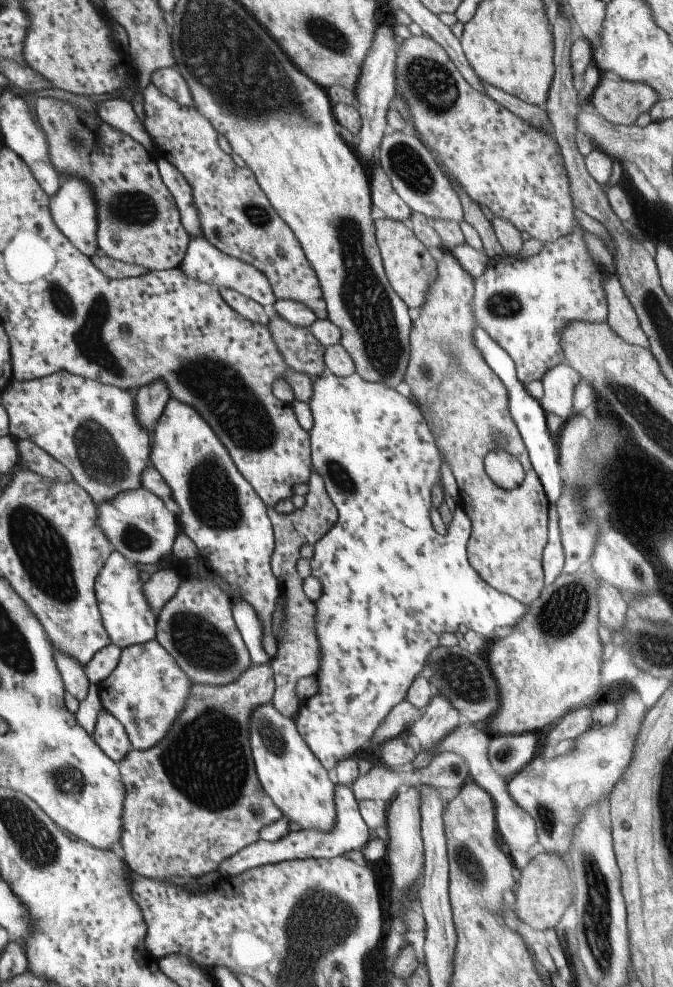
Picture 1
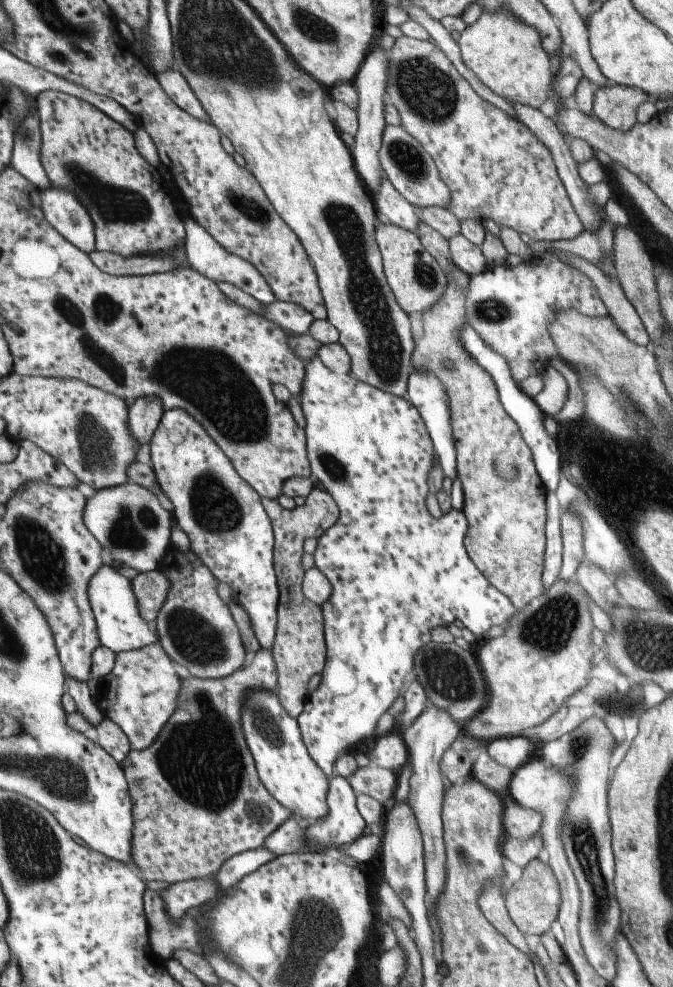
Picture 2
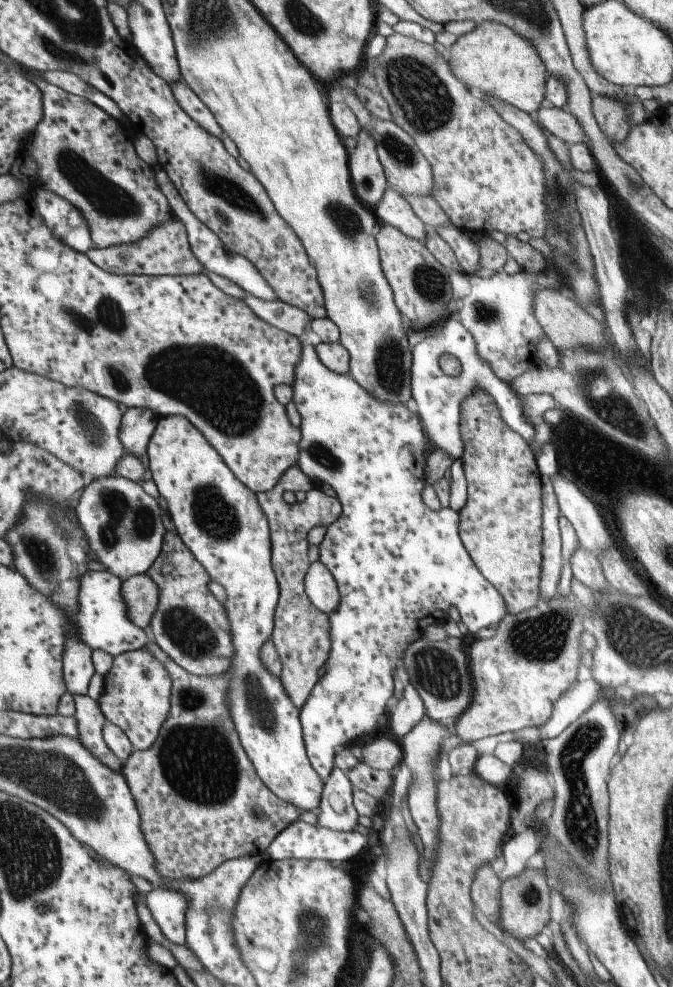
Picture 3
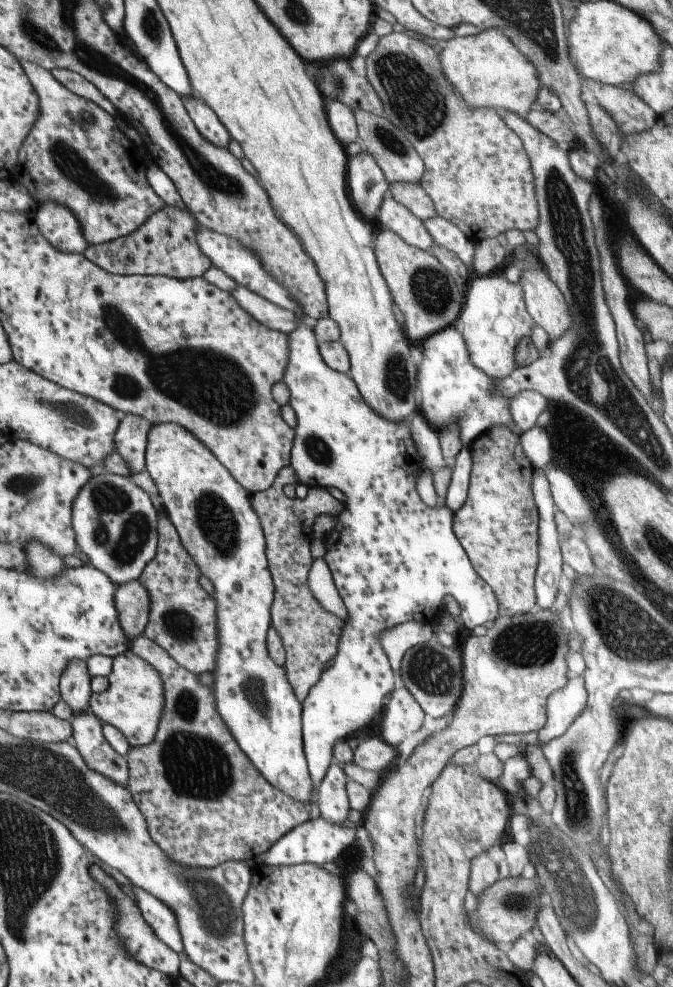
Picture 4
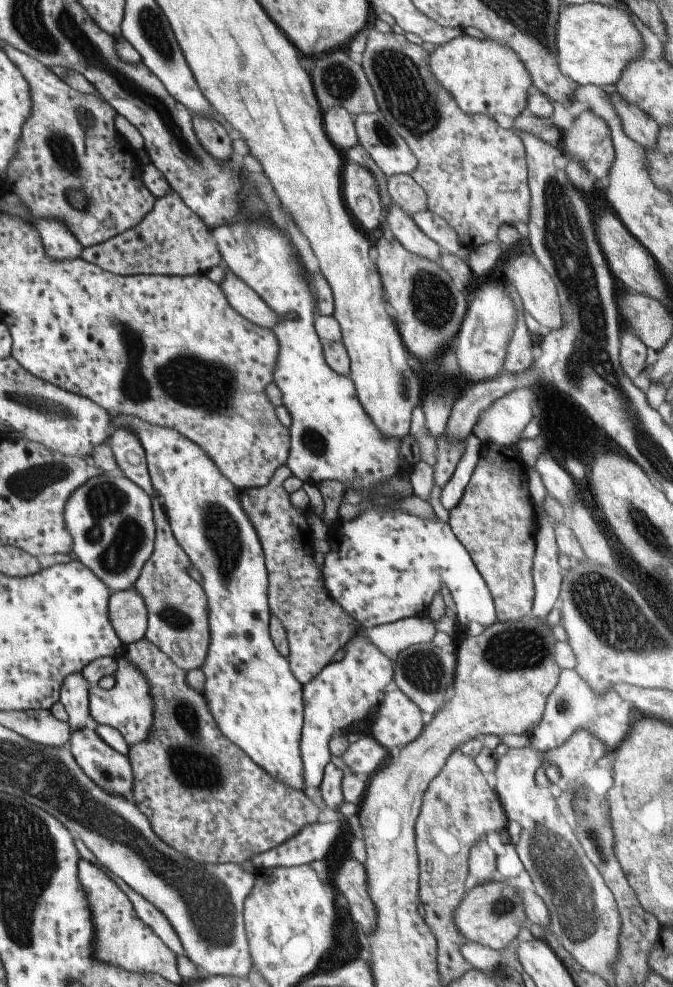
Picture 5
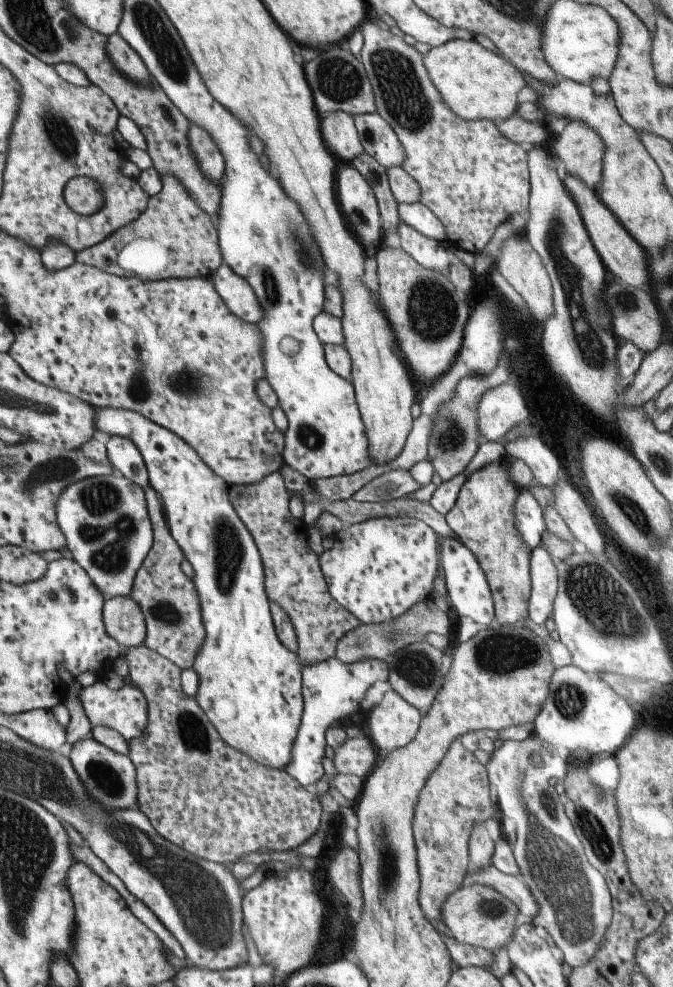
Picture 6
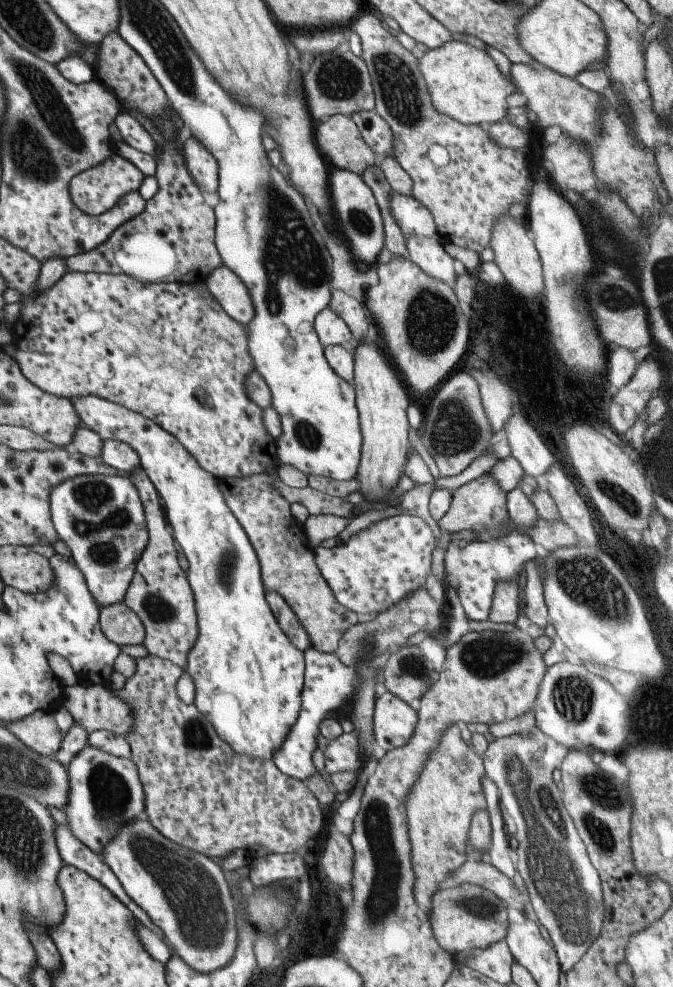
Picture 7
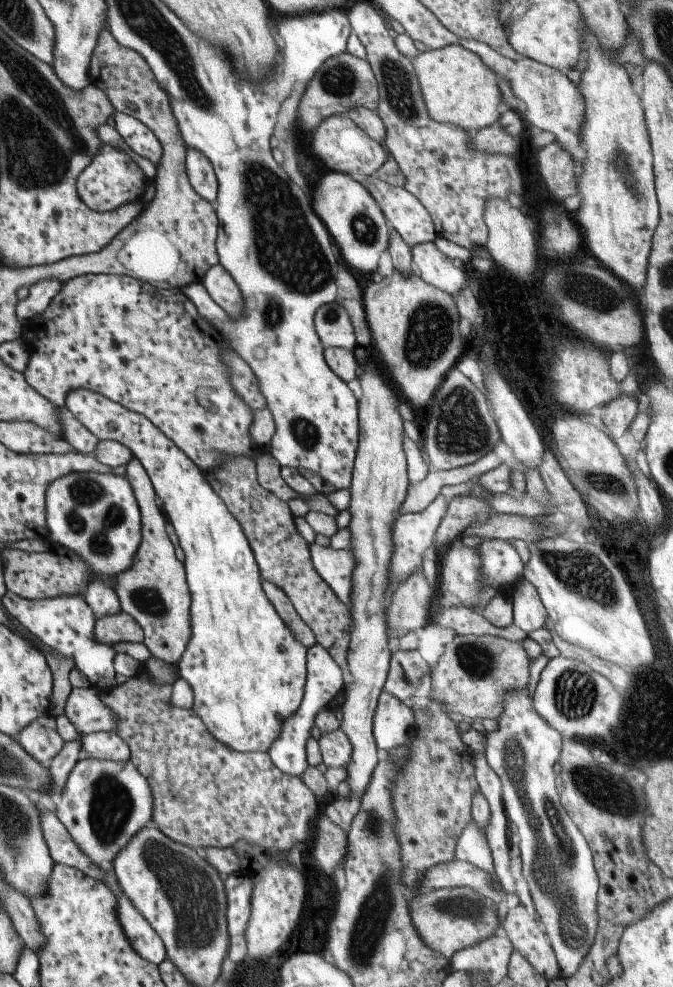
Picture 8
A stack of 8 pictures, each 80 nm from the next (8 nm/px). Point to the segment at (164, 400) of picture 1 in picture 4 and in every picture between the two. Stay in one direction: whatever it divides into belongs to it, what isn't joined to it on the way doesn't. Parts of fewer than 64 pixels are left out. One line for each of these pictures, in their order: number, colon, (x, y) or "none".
2: (146, 413)
3: (139, 424)
4: (132, 437)

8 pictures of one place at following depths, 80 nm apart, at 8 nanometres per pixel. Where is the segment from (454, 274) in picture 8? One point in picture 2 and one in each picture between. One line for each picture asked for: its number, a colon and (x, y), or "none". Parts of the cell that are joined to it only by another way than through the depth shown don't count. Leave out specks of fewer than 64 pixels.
2: (389, 203)
3: (392, 209)
4: (391, 215)
5: (404, 230)
6: (430, 254)
7: (428, 254)

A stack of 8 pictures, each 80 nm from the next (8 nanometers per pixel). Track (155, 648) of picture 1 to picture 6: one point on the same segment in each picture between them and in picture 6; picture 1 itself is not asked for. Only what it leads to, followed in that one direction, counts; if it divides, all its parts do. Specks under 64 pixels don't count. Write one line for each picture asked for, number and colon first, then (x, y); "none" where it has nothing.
2: (141, 694)
3: (137, 692)
4: (134, 702)
5: (129, 706)
6: (125, 709)

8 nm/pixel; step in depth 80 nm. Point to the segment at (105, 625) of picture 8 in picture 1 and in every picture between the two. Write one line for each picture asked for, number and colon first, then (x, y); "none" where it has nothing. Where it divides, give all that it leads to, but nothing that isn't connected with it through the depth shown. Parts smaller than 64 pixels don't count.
1: (160, 587)
2: (153, 588)
3: (142, 594)
4: (133, 600)
5: (129, 613)
6: (124, 617)
7: (119, 622)

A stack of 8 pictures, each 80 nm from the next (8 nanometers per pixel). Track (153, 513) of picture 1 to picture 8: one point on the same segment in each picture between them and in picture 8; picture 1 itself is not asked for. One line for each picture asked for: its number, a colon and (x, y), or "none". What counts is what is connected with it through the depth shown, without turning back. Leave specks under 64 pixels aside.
2: (135, 529)
3: (124, 524)
4: (117, 527)
5: (112, 521)
6: (106, 519)
7: (101, 518)
8: (97, 515)

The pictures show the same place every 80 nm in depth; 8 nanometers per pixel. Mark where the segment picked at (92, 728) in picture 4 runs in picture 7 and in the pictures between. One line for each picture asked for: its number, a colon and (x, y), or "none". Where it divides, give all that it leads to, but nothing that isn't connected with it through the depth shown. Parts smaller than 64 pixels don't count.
5: (110, 769)
6: (112, 778)
7: (106, 791)

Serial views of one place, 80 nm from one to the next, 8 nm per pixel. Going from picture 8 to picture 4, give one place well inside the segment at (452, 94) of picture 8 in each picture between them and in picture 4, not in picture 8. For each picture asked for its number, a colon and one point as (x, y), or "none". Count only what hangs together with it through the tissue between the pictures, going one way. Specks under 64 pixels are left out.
4: (487, 69)
5: (483, 76)
6: (475, 83)
7: (464, 83)

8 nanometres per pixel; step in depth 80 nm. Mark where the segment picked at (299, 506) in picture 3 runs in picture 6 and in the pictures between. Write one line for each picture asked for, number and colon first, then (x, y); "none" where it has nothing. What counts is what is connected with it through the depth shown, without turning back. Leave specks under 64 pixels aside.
4: (304, 638)
5: (308, 625)
6: (310, 621)

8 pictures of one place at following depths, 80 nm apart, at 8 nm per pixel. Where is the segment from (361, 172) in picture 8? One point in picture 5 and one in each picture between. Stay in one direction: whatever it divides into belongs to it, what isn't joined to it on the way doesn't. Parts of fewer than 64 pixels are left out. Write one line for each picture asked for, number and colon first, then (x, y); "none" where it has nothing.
5: (340, 124)
6: (342, 139)
7: (339, 139)

